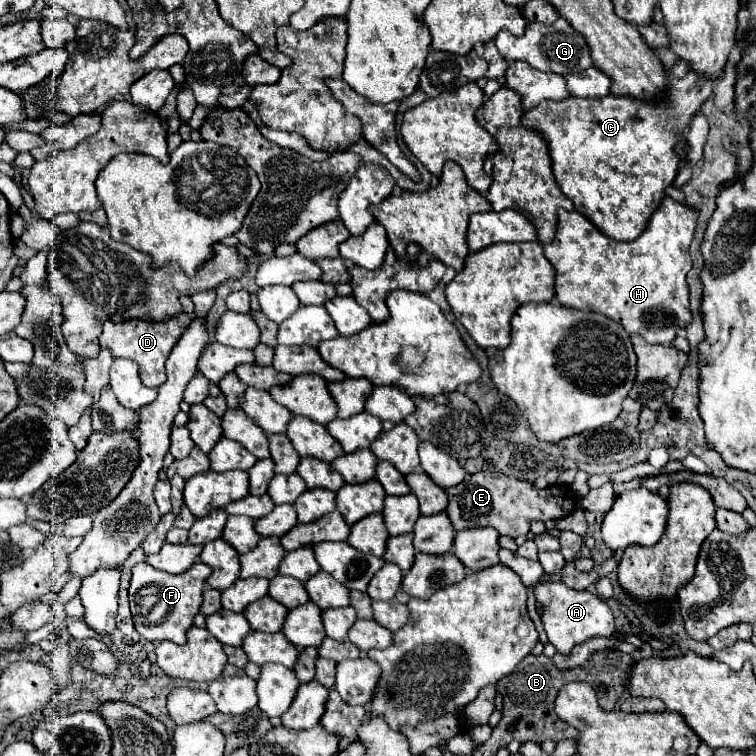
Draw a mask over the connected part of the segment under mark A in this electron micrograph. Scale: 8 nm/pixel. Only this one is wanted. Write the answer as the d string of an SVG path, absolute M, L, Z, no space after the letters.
M540 583L534 587L536 603L540 603L540 619L548 635L548 643L556 647L558 653L568 653L574 645L580 645L592 637L610 637L614 633L614 615L610 607L590 591L576 591L564 583Z

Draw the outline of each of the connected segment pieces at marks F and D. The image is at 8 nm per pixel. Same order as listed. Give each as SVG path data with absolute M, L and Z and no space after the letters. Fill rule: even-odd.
M146 561L132 567L132 581L128 589L128 601L130 611L134 619L136 631L148 639L148 641L172 641L178 645L184 645L186 631L192 627L194 615L200 611L202 603L202 589L206 577L212 573L208 565L198 561L192 565L192 569L184 571L182 575L162 573L160 569L148 565Z
M178 313L174 317L168 317L164 321L146 321L146 319L128 319L122 323L114 323L112 319L104 321L102 335L100 335L100 347L106 347L112 351L114 357L128 357L134 359L140 367L140 377L146 387L160 387L166 381L164 361L170 355L174 343L184 333L184 329L190 325L192 315Z

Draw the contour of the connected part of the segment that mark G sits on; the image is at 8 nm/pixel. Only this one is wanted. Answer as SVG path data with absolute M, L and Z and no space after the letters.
M562 17L550 25L530 23L522 37L514 37L510 31L500 31L494 41L496 41L496 47L504 59L510 59L510 61L520 59L520 61L526 61L534 69L540 69L540 71L552 71L552 73L566 75L566 73L578 73L578 71L592 67L590 51L586 47L584 37L580 37L580 33L576 33L568 25L568 21Z

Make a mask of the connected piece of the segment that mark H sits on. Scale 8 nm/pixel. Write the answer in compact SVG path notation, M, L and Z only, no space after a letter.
M664 197L654 211L646 231L628 243L608 239L582 213L560 209L556 237L544 245L544 255L556 269L556 301L564 307L602 313L648 343L672 343L678 329L692 321L686 275L692 269L688 247L694 227L696 211L670 197Z

